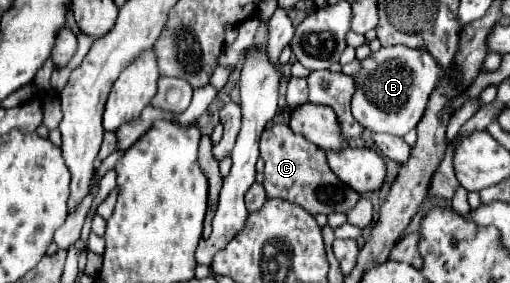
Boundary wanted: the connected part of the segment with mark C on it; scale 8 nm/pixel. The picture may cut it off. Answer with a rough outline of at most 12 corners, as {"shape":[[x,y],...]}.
{"shape":[[287,124],[261,136],[267,198],[309,214],[351,210],[361,196],[321,148]]}

